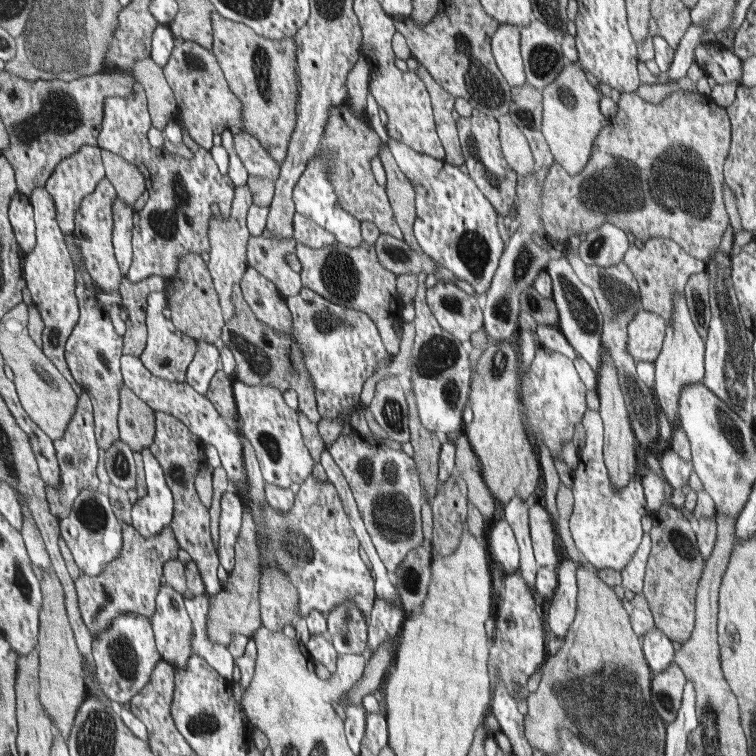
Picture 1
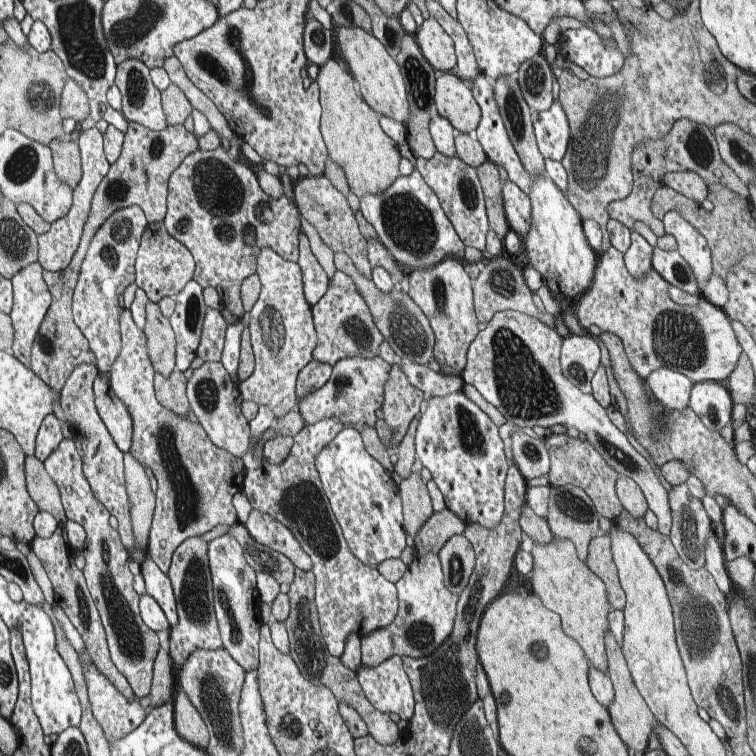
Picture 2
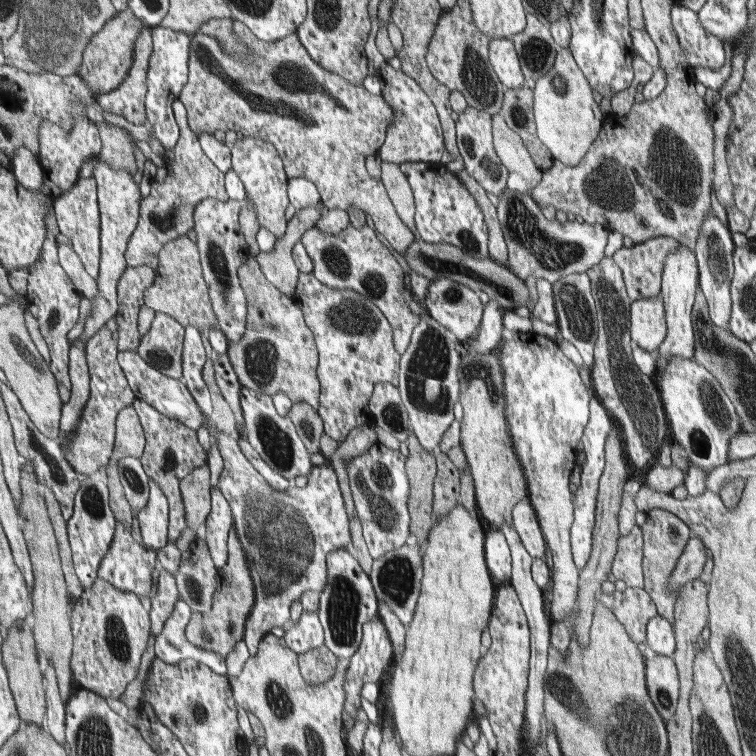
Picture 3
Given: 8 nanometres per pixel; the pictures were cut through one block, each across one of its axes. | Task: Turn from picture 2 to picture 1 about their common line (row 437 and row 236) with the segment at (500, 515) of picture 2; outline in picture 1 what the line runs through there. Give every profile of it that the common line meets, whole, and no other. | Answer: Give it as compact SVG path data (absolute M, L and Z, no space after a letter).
M390 136L387 146L392 151L397 166L401 167L413 184L416 194L413 234L419 247L428 257L432 257L444 272L450 270L456 278L469 282L476 289L477 297L488 292L498 266L498 258L501 258L500 254L504 252L492 204L484 198L485 194L473 182L471 176L446 164L444 159L420 154L413 147L406 146L404 142L398 142Z

